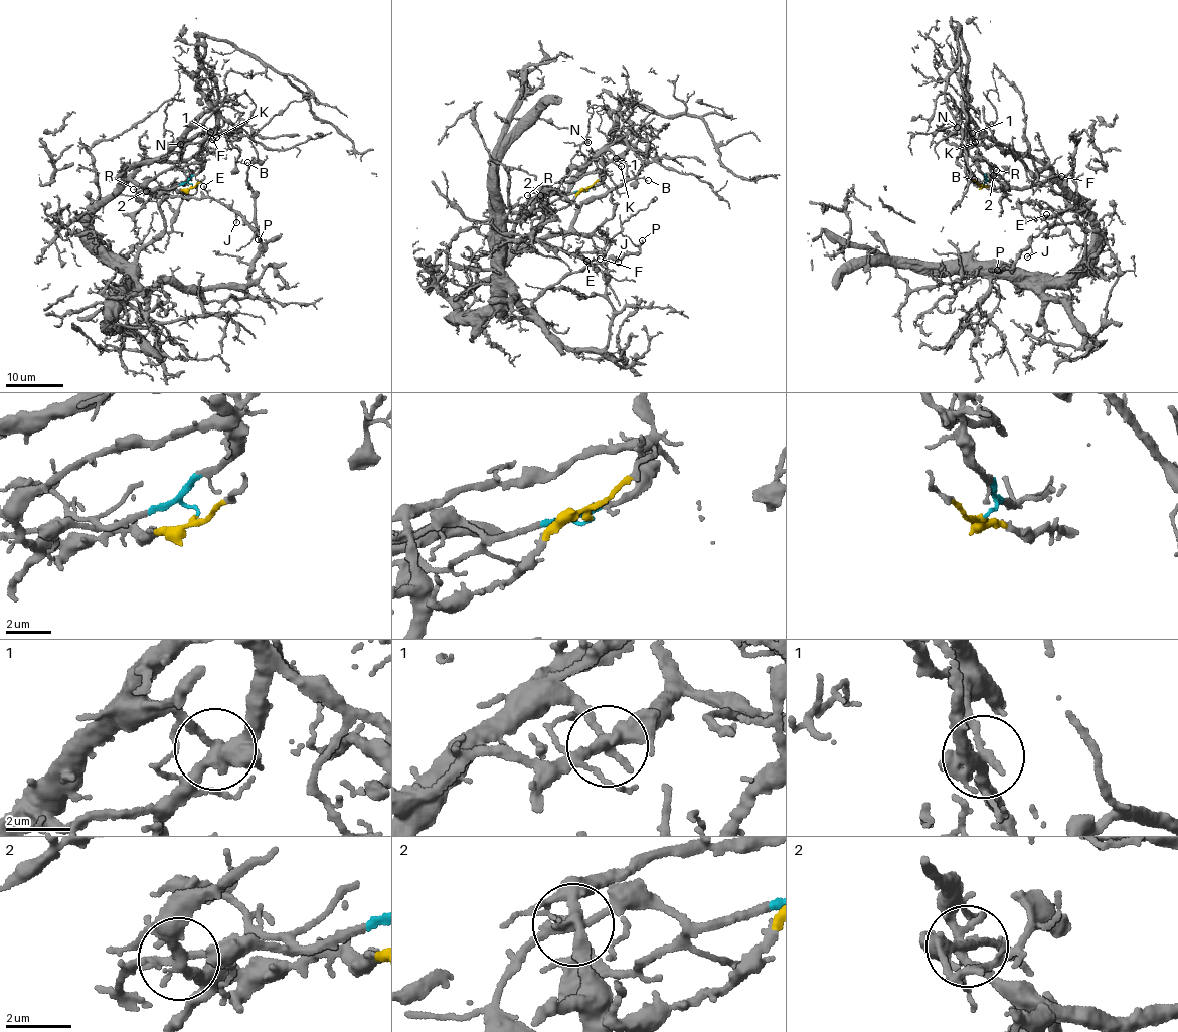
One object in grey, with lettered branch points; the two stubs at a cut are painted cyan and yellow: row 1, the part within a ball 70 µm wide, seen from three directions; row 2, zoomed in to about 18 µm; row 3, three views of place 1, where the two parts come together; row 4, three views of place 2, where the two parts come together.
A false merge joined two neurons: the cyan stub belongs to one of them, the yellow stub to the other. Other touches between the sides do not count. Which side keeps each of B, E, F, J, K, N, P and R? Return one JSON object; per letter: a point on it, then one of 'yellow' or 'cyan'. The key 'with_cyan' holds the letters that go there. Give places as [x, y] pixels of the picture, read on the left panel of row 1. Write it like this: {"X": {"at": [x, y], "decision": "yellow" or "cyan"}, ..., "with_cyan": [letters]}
{"B": {"at": [247, 162], "decision": "cyan"}, "E": {"at": [203, 186], "decision": "yellow"}, "F": {"at": [212, 139], "decision": "yellow"}, "J": {"at": [236, 222], "decision": "yellow"}, "K": {"at": [216, 137], "decision": "cyan"}, "N": {"at": [180, 144], "decision": "cyan"}, "P": {"at": [258, 239], "decision": "yellow"}, "R": {"at": [133, 189], "decision": "yellow"}, "with_cyan": ["B", "K", "N"]}

